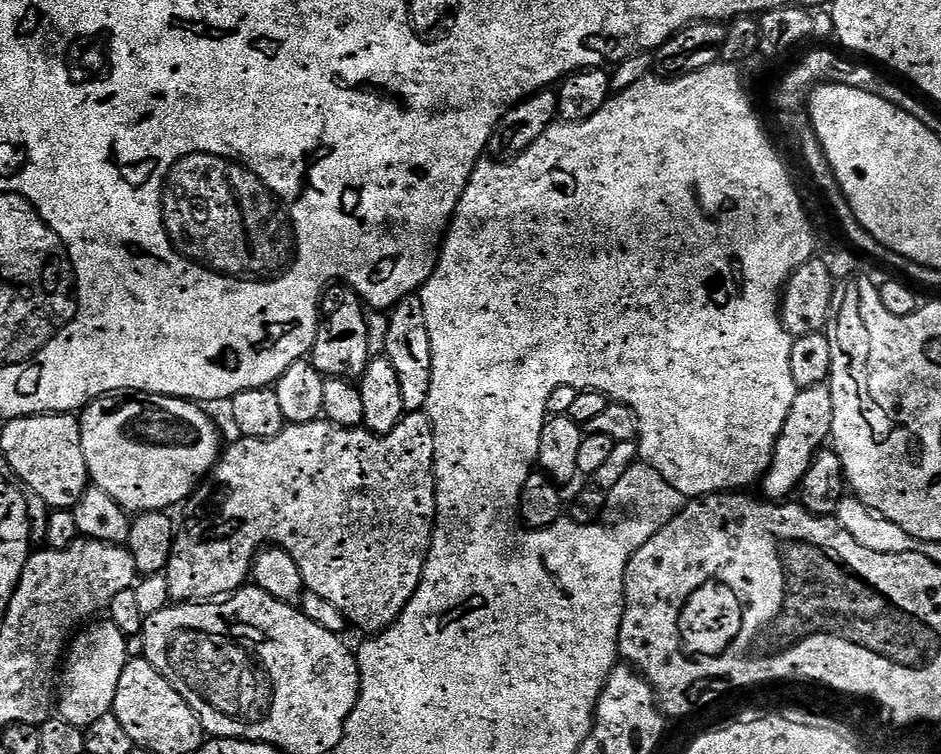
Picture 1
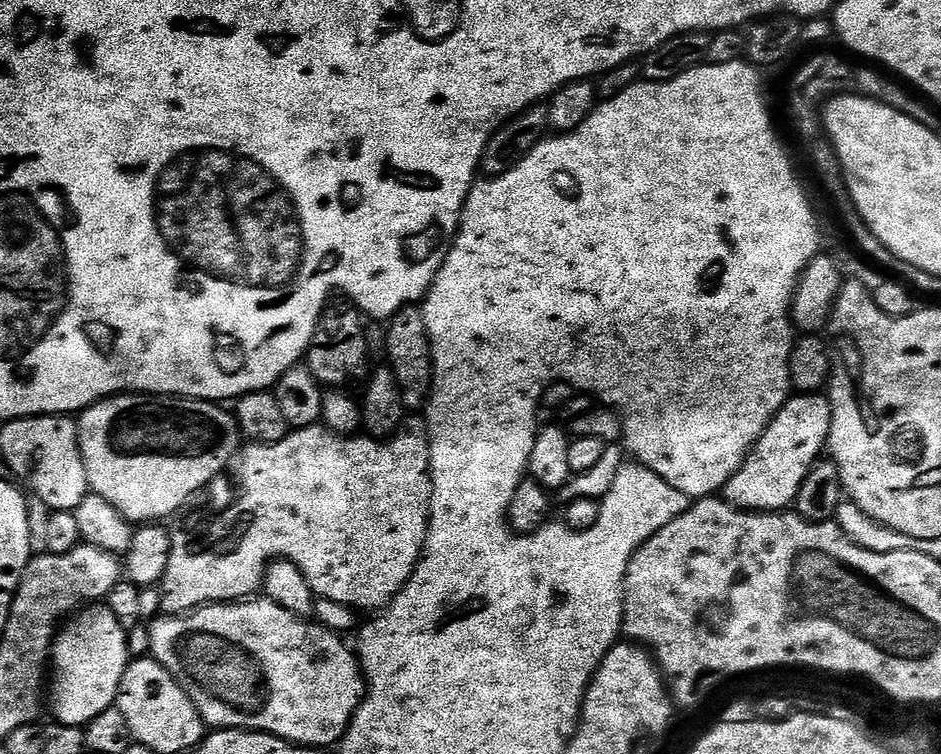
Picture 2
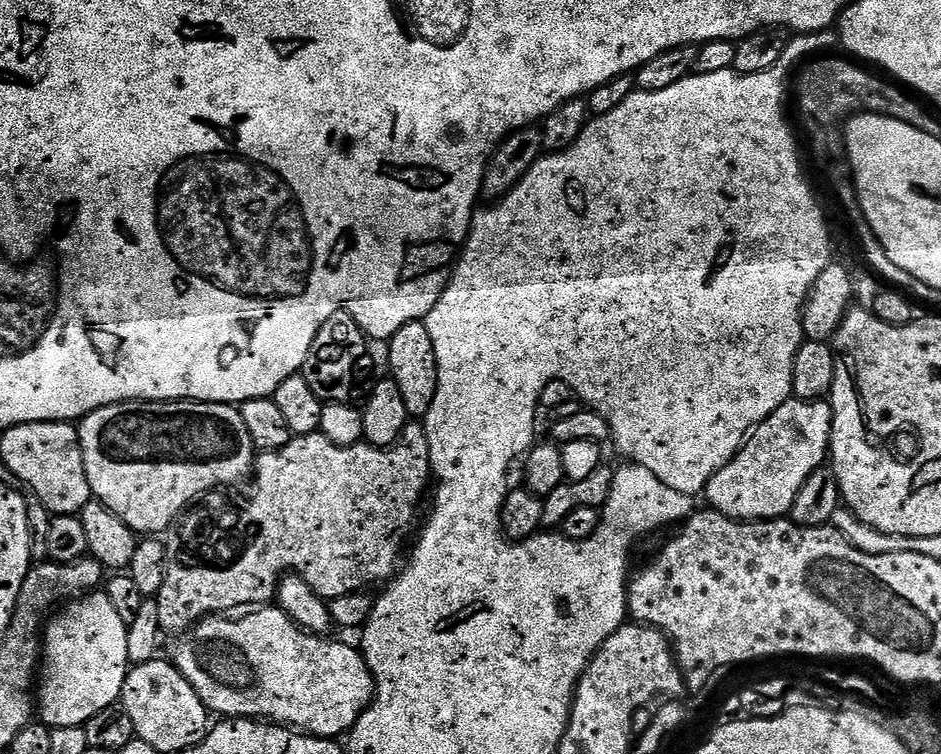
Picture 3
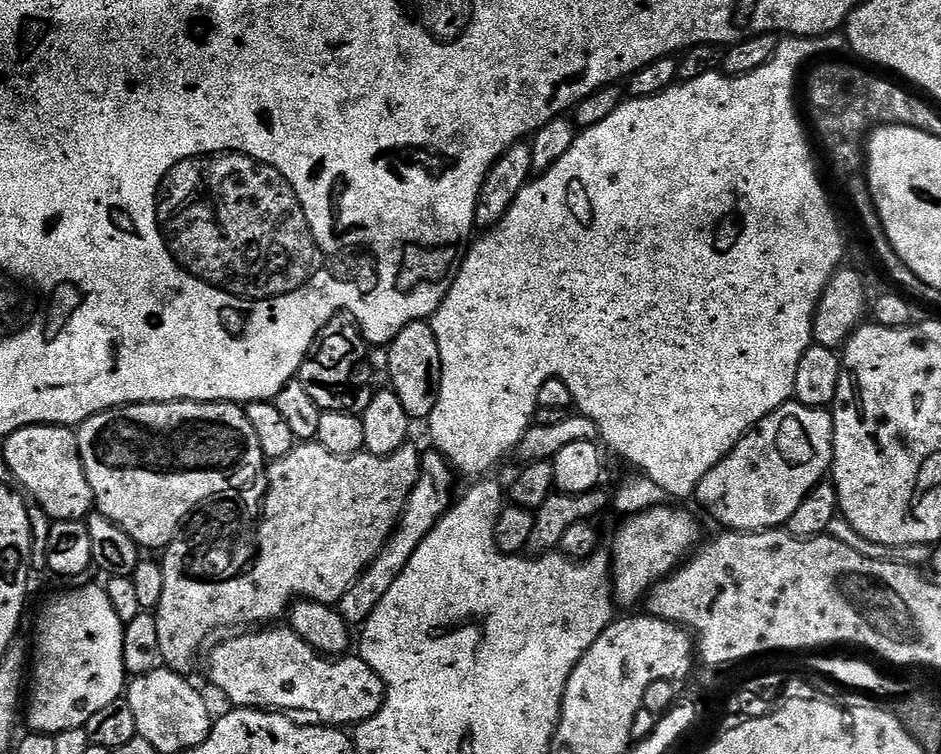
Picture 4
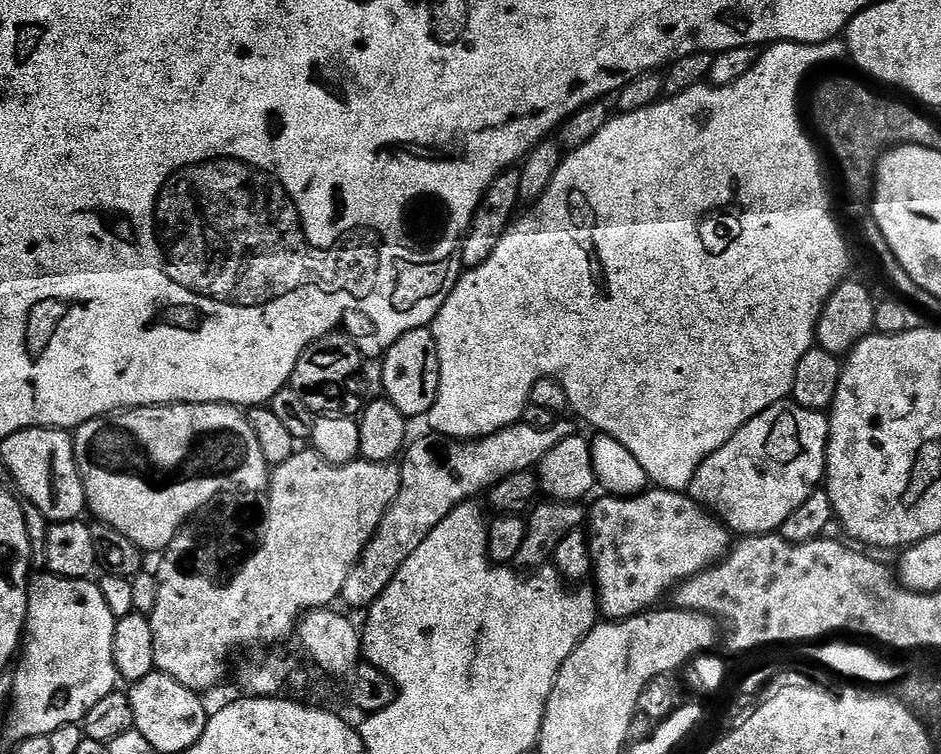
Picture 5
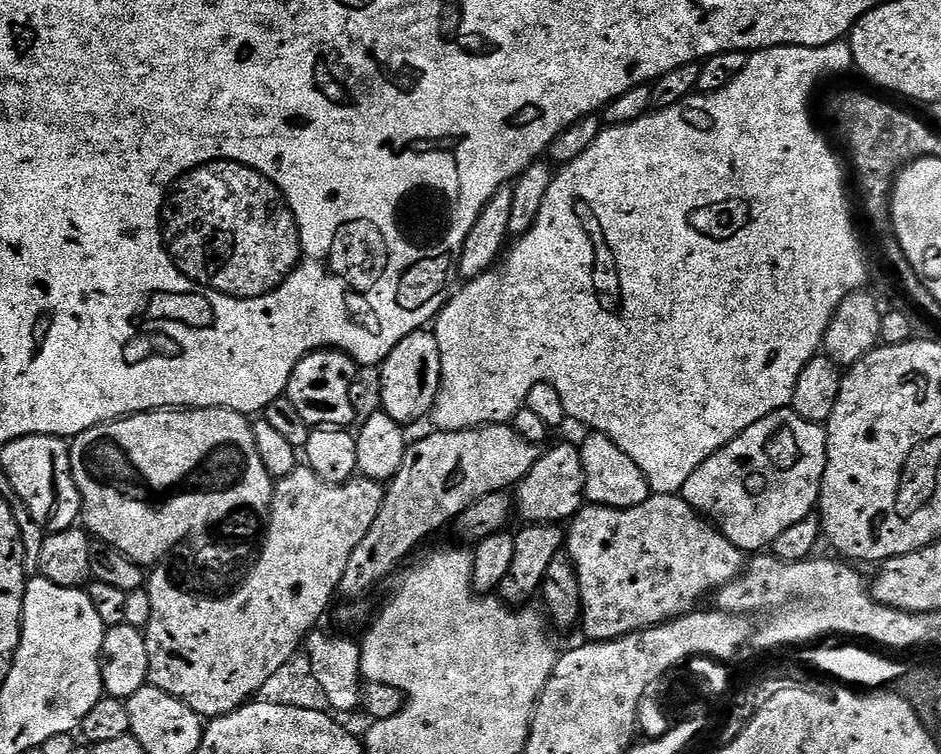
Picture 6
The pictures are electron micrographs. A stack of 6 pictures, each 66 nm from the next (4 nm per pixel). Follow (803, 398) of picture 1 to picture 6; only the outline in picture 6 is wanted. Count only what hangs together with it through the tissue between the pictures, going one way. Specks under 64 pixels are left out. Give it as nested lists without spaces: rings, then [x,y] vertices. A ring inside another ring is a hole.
[[[791,407],[779,408],[774,414],[766,414],[766,418],[754,422],[754,426],[742,430],[742,434],[738,434],[738,438],[734,438],[725,448],[718,450],[710,458],[706,458],[706,462],[702,462],[702,466],[698,466],[698,470],[694,470],[694,474],[690,474],[690,478],[686,478],[679,495],[683,496],[684,500],[695,512],[699,512],[701,516],[707,518],[715,527],[719,528],[720,533],[730,542],[734,542],[734,546],[738,546],[741,552],[760,554],[765,551],[767,546],[771,546],[775,542],[778,534],[784,533],[788,527],[795,526],[797,522],[802,522],[802,518],[813,515],[814,507],[820,503],[820,480],[824,476],[827,461],[827,431],[821,425],[810,422],[806,418],[802,418],[798,413],[793,412]]]

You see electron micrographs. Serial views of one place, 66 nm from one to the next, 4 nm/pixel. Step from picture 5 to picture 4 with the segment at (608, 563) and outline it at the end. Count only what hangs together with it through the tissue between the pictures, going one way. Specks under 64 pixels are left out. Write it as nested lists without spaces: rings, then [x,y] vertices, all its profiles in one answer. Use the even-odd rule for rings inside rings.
[[[661,506],[629,516],[616,532],[610,547],[612,561],[612,595],[615,603],[636,604],[645,599],[659,580],[675,572],[701,543],[700,524],[682,509]]]

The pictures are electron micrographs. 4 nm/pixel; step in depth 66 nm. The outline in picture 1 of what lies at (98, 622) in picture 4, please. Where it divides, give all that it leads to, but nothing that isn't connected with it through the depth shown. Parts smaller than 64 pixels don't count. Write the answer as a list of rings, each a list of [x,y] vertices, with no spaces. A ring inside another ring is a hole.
[[[111,622],[103,623],[85,627],[71,641],[70,655],[58,688],[59,715],[66,722],[83,729],[88,728],[90,722],[102,718],[102,714],[112,711],[114,694],[118,694],[118,678],[122,678],[122,670],[130,659],[128,637]]]

